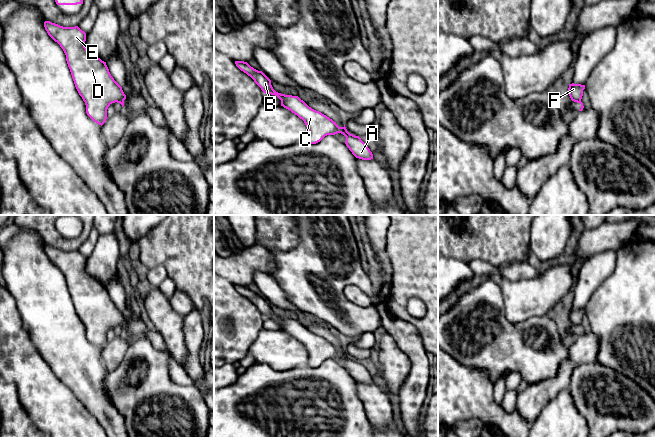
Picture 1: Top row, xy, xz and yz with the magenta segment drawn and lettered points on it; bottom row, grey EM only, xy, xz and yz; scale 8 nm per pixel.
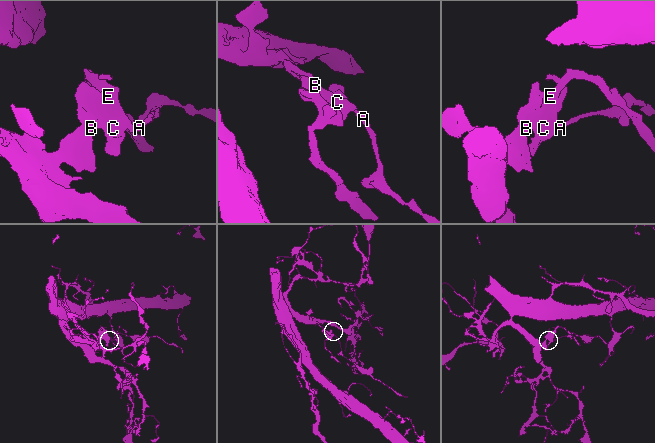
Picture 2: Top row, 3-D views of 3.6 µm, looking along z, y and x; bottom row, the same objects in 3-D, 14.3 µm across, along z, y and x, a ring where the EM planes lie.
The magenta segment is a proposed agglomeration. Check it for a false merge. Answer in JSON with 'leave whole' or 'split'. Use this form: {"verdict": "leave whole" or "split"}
{"verdict": "split"}

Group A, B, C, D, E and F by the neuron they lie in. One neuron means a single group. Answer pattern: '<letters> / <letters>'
A / B C D E F

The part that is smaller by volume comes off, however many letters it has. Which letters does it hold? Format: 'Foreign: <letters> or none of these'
Foreign: A

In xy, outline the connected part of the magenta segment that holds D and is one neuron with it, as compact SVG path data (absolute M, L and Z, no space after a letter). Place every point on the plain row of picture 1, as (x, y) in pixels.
M45 245L44 251L66 279L75 311L85 326L87 339L102 350L108 342L108 331L126 323L122 311L111 300L106 286L87 274L86 257L78 250L63 251Z

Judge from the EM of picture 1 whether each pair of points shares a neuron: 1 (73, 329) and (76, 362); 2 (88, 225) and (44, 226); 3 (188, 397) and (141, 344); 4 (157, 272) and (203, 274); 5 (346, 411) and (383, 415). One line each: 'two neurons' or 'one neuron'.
1: one neuron
2: one neuron
3: one neuron
4: two neurons
5: two neurons

